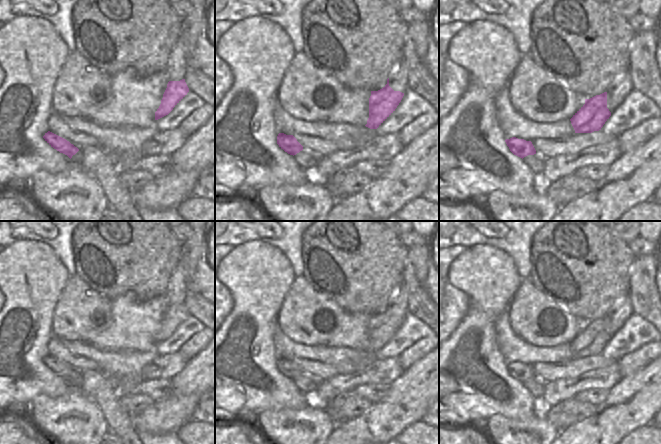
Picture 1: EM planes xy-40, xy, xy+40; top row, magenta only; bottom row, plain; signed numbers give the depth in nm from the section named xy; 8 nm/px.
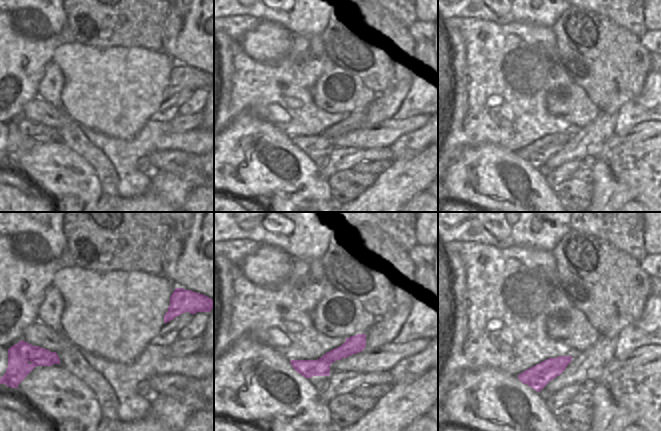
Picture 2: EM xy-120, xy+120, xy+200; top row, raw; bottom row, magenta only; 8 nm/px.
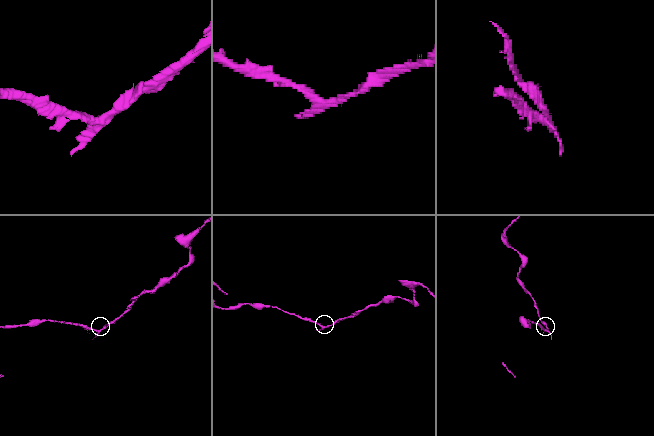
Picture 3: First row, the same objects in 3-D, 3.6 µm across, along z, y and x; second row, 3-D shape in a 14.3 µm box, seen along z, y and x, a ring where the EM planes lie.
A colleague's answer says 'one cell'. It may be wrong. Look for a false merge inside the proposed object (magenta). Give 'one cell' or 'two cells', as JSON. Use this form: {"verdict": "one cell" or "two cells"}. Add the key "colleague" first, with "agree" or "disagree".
{"colleague": "disagree", "verdict": "two cells"}

